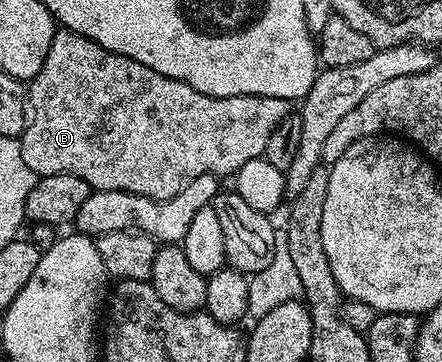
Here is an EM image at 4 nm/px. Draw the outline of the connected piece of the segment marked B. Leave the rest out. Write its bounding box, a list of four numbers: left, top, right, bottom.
[20,30,292,200]

